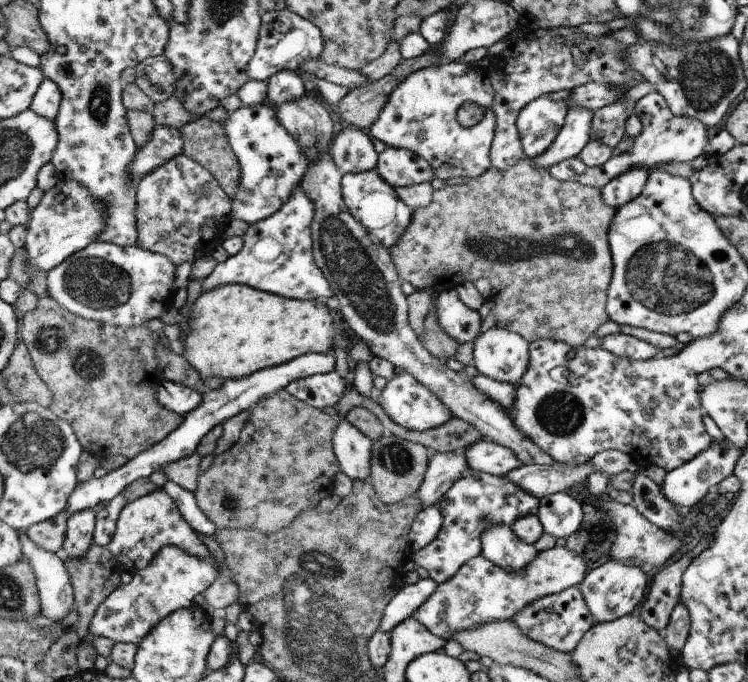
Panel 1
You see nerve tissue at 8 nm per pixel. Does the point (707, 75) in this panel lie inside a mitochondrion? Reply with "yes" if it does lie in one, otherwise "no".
yes

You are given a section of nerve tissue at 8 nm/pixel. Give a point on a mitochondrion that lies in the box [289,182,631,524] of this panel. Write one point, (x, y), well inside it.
(358, 277)

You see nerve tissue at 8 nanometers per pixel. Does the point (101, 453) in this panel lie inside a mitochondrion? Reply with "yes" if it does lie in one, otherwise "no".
no

